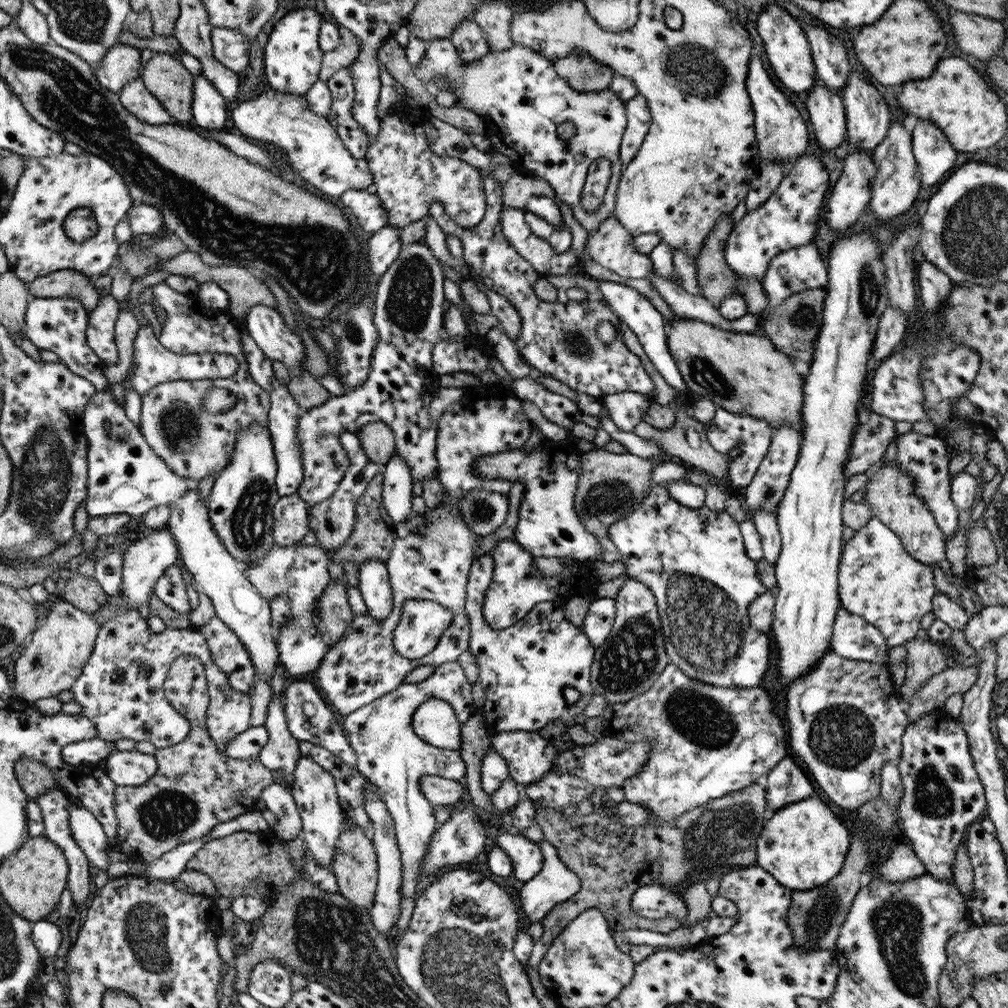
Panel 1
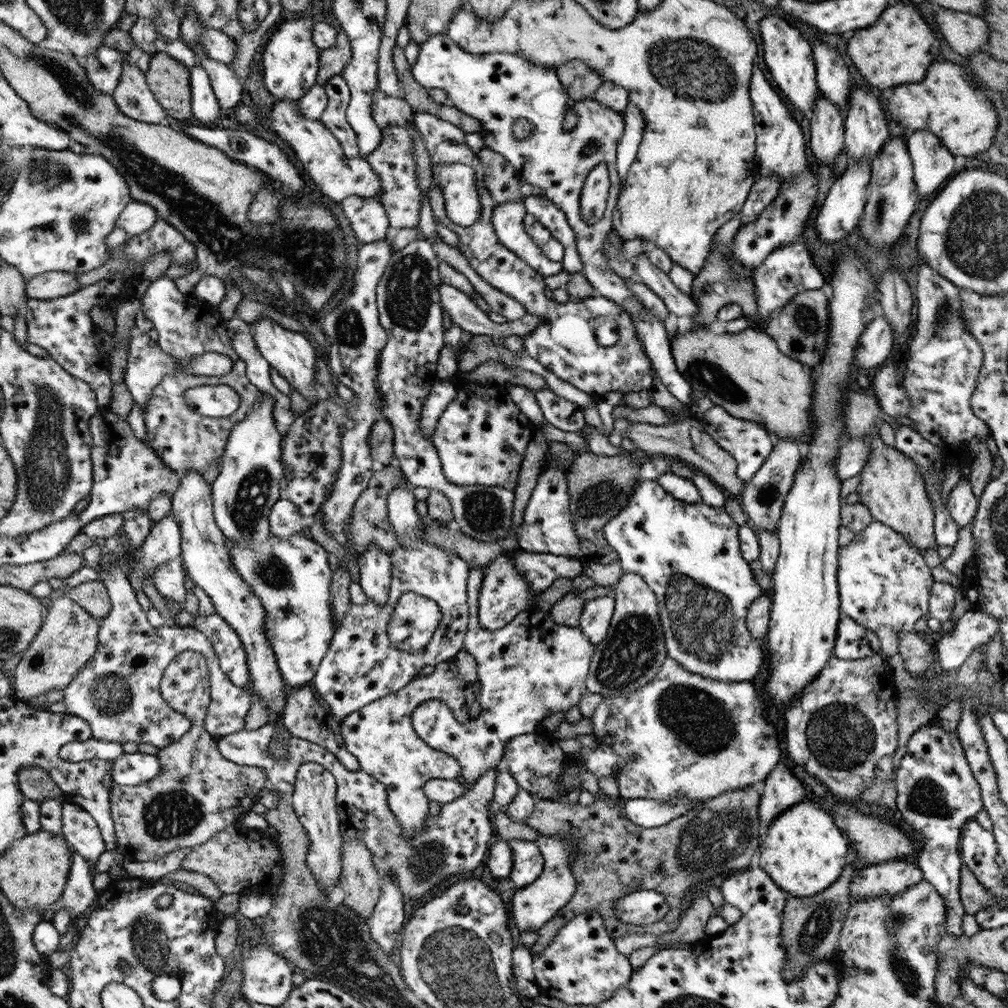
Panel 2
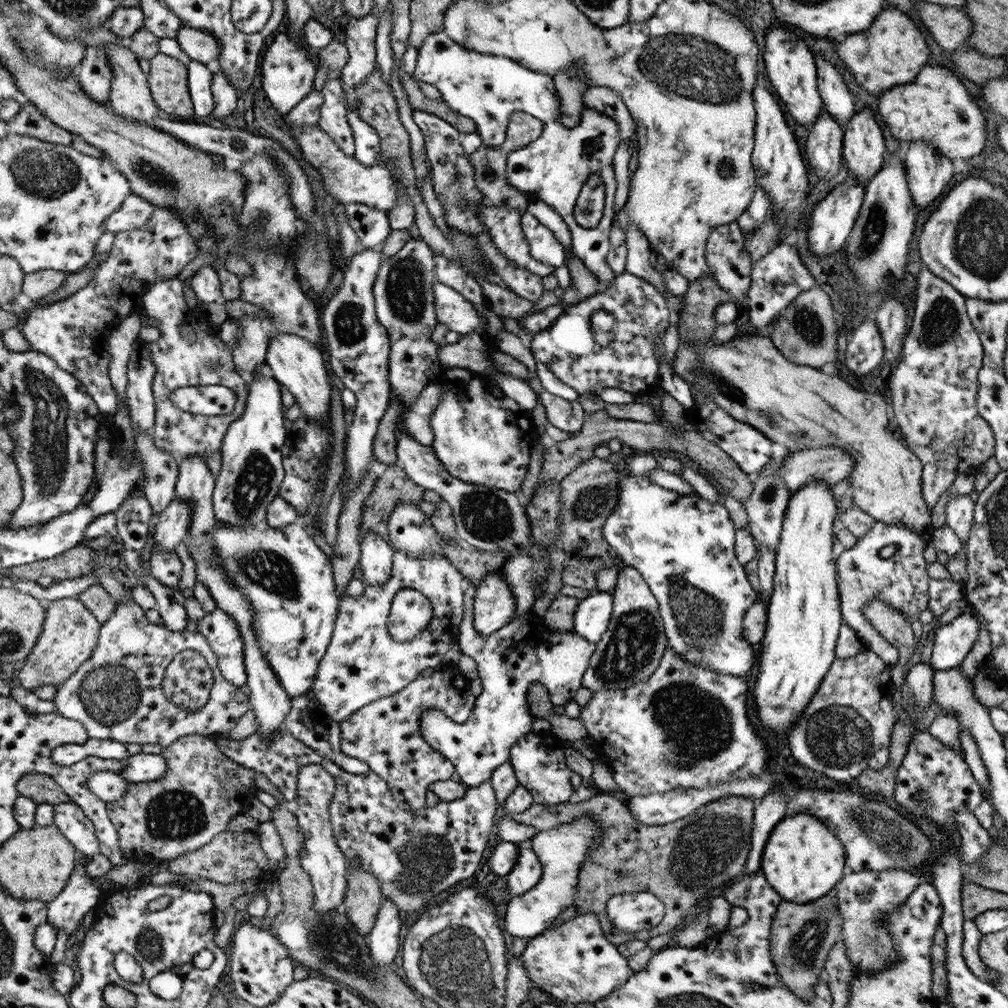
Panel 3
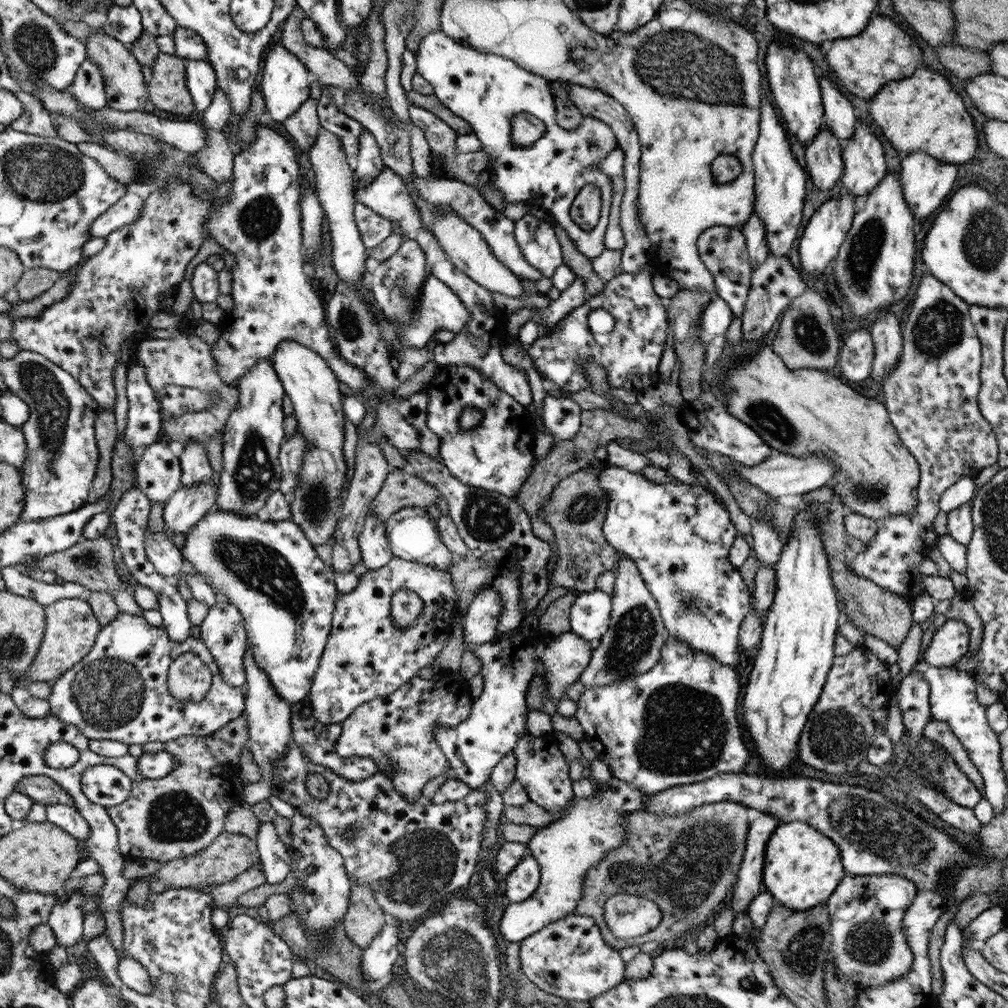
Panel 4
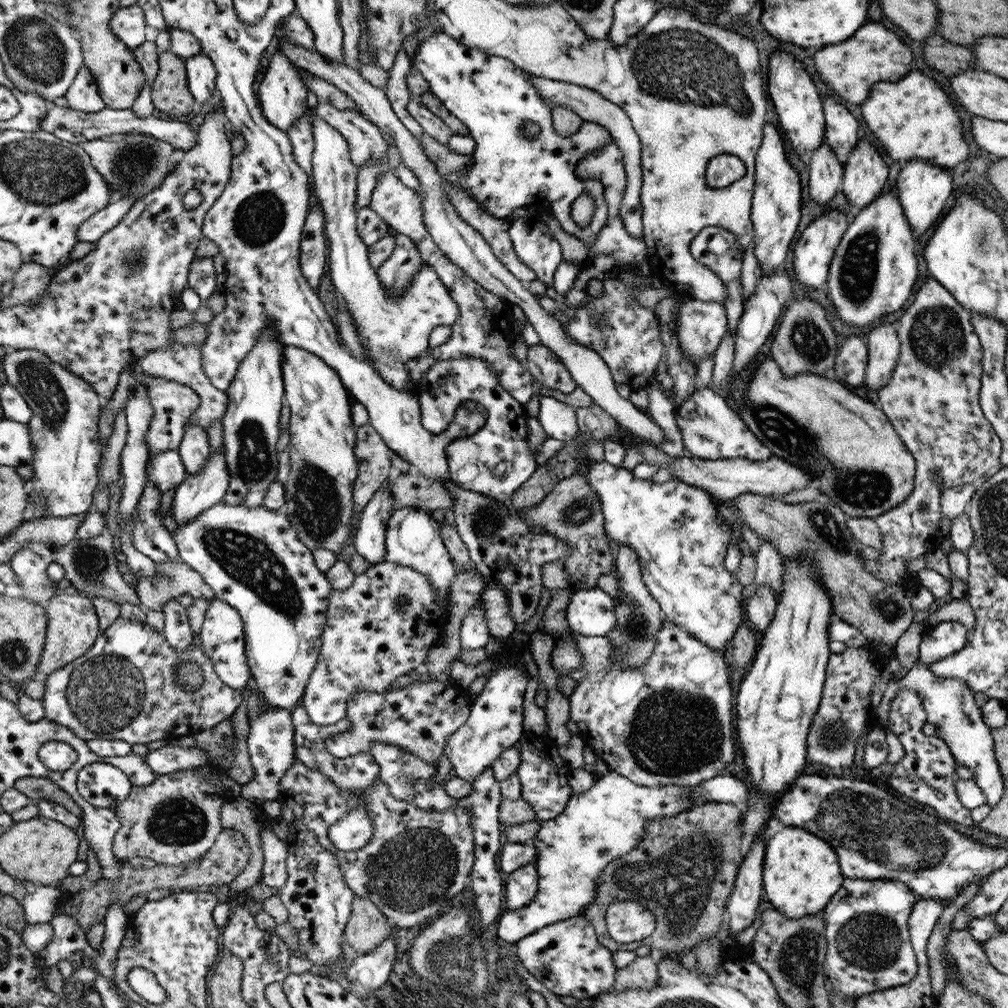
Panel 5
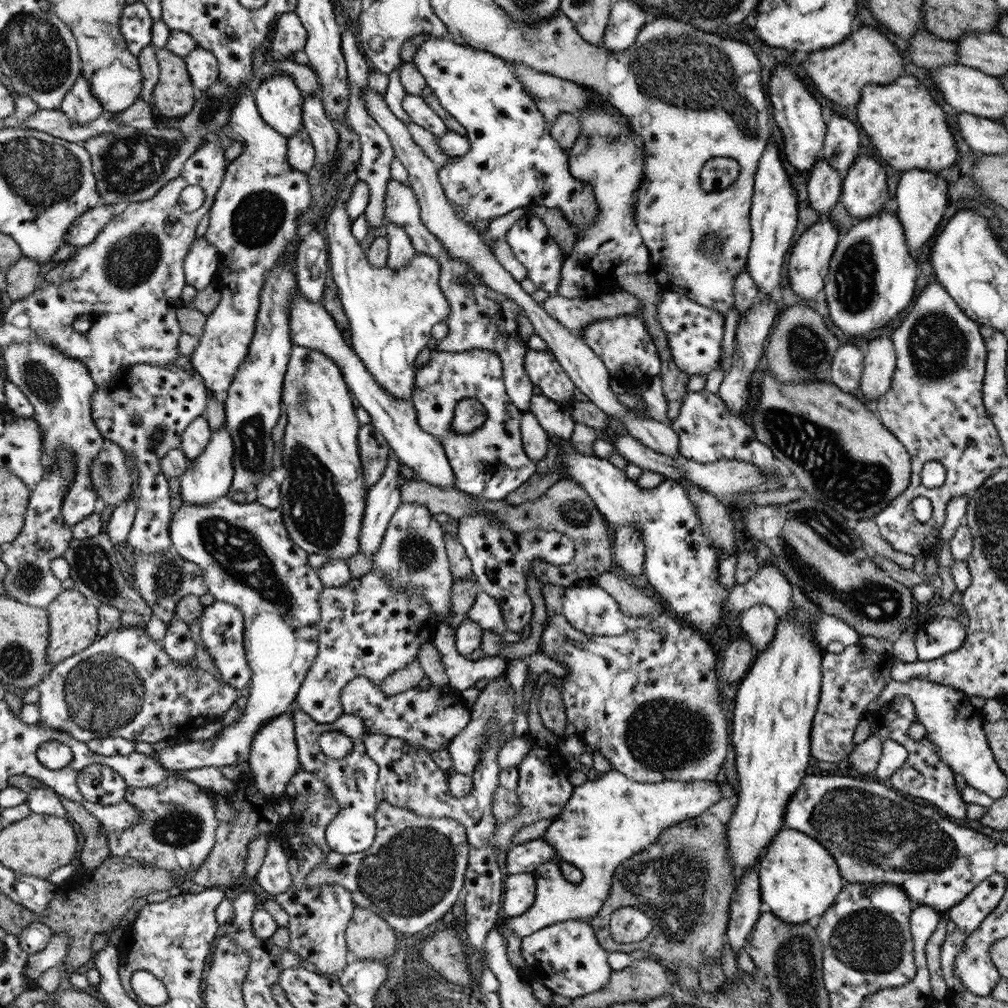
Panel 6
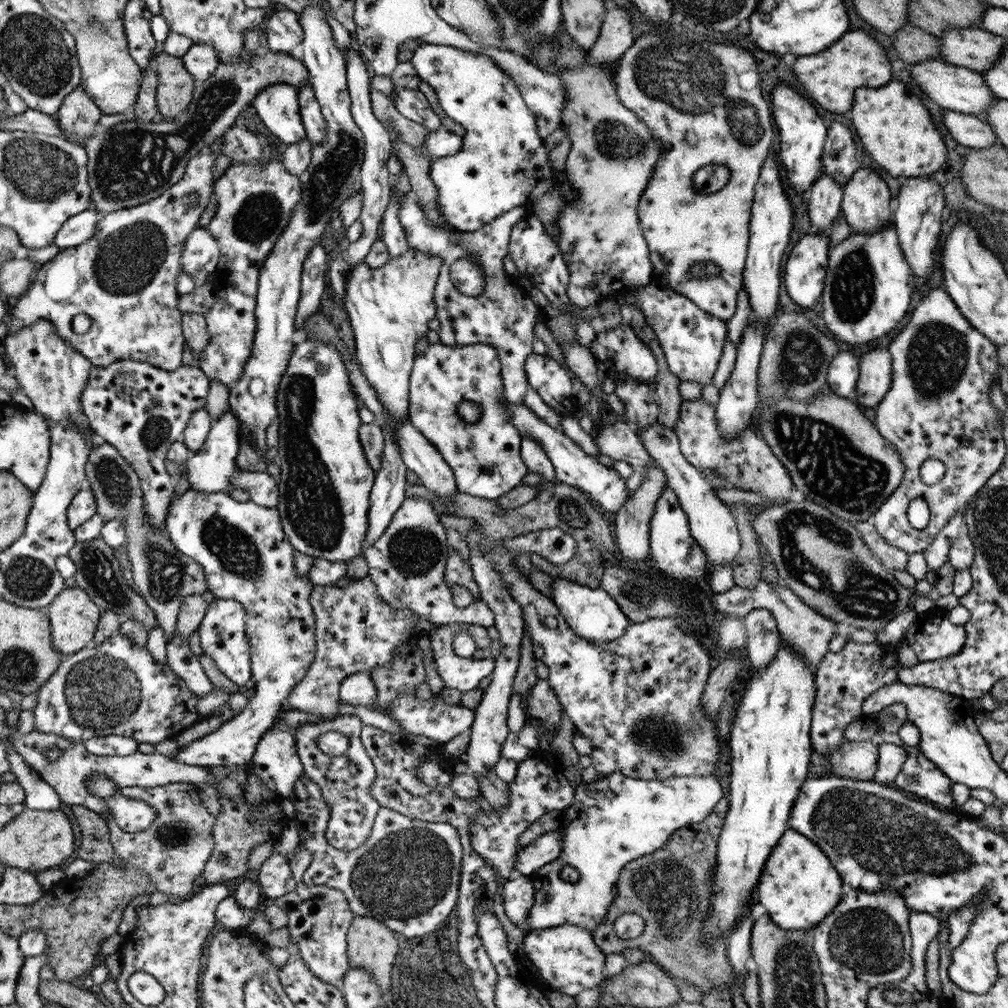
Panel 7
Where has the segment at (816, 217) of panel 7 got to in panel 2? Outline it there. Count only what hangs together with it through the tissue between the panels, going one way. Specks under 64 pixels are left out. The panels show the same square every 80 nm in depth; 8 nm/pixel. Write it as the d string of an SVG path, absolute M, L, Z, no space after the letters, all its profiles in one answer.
M820 94L811 119L810 148L818 163L834 162L845 146L845 117L836 104Z

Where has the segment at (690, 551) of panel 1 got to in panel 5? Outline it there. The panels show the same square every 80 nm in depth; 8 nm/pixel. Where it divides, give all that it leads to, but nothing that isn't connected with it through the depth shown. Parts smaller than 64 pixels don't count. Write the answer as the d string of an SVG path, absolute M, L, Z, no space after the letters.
M588 459L579 472L583 473L584 478L588 480L588 486L594 490L596 496L601 500L606 537L616 542L616 544L619 544L619 546L620 544L625 544L638 553L642 580L647 586L647 591L653 596L656 603L660 605L664 619L668 622L673 622L682 630L689 632L690 636L693 636L702 644L726 655L730 649L729 646L731 646L731 641L734 638L735 632L745 620L744 605L742 604L742 591L744 586L737 579L737 571L731 573L725 565L725 556L731 544L730 540L732 540L734 530L733 526L728 524L728 520L724 520L724 516L720 513L718 509L719 503L711 496L708 496L704 490L700 490L700 488L696 488L696 486L688 486L688 484L684 484L684 482L680 482L678 479L662 484L656 484L656 482L650 482L648 480L638 480L638 478L632 476L631 470L626 470L626 468L623 467L616 467L606 460L595 461Z

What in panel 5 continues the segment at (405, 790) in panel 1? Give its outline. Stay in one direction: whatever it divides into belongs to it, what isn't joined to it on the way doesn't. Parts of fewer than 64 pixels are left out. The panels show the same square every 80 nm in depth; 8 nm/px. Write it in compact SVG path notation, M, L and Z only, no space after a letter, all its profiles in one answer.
M450 680L416 681L387 692L357 692L350 700L347 732L329 736L325 740L327 751L338 758L348 758L359 752L368 753L375 740L395 744L405 752L415 754L428 765L437 767L445 750L446 739L454 734L469 718L473 699L468 689Z

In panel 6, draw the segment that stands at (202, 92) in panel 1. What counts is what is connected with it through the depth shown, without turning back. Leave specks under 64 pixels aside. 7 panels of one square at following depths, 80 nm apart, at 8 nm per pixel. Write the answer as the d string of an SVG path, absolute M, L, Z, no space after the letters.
M197 47L184 59L193 79L194 88L199 92L208 89L219 76L217 58L210 51Z

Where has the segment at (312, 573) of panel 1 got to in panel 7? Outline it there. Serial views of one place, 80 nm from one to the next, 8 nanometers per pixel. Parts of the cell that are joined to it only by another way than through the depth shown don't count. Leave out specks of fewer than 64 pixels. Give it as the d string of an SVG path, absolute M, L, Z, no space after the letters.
M188 489L179 498L174 498L168 507L165 533L173 545L186 556L193 558L204 567L209 591L216 599L234 600L242 603L248 615L249 645L252 647L254 695L249 698L245 708L228 722L223 722L214 733L197 741L189 742L178 749L173 760L190 766L242 766L250 762L258 741L274 724L282 711L282 704L290 697L313 664L317 654L317 618L310 606L314 585L310 577L300 577L294 567L294 547L287 539L281 514L275 507L265 507L258 503L237 502L226 492L214 494L200 493Z

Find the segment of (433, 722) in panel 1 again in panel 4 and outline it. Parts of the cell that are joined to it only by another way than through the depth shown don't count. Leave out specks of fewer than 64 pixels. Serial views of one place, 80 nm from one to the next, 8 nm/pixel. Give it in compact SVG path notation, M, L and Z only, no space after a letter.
M518 626L514 630L505 633L496 633L492 640L481 645L466 644L466 649L471 650L481 662L481 674L484 679L483 692L471 702L471 713L468 720L455 727L447 727L436 724L433 728L434 741L440 743L440 749L445 753L452 768L451 775L465 782L472 789L478 789L484 783L489 782L493 768L502 761L508 753L513 752L516 743L527 733L526 719L527 709L526 695L529 684L535 677L543 677L547 688L550 689L551 700L556 703L565 698L566 688L578 681L584 669L591 661L595 644L580 638L571 630L558 636L545 632L539 627L524 628Z

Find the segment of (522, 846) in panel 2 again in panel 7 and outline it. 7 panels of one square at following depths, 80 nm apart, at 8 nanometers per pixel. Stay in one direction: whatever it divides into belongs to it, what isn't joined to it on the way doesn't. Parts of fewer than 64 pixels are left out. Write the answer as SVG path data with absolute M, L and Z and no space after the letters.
M520 875L515 879L505 881L503 884L503 905L508 918L522 932L528 934L530 926L527 924L527 914L535 903L535 886L531 878Z

